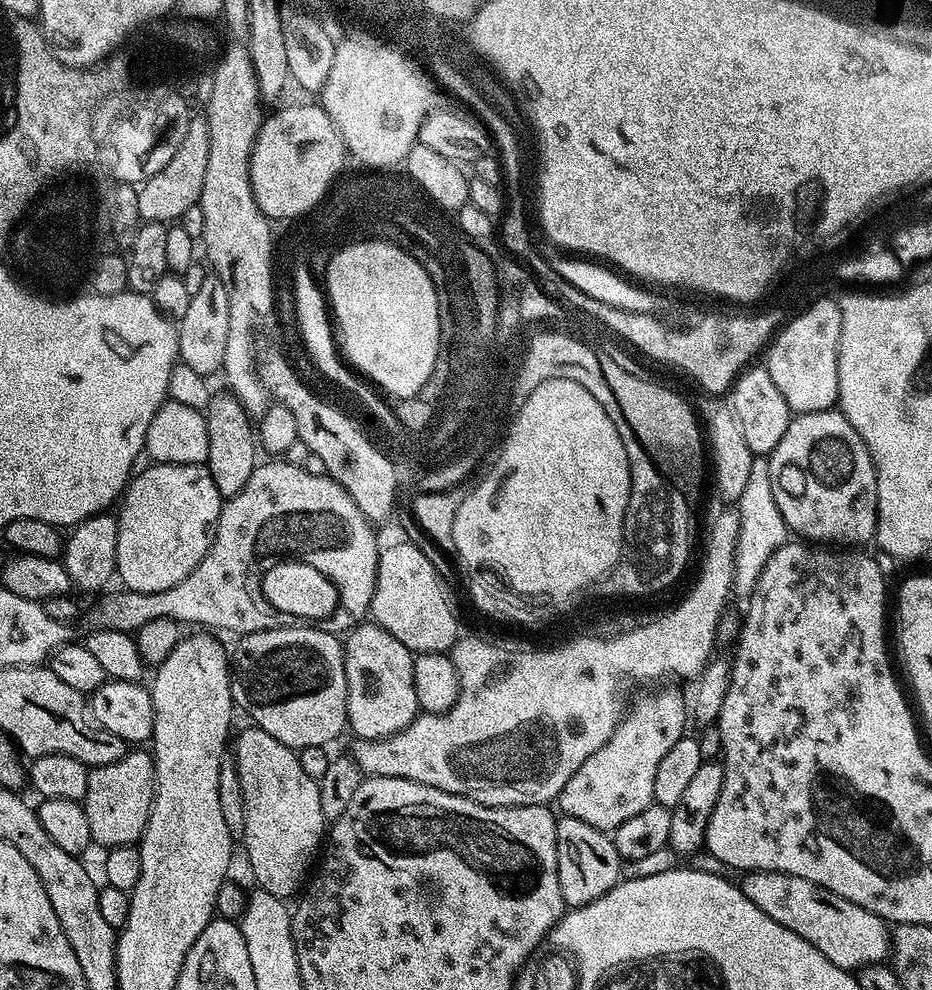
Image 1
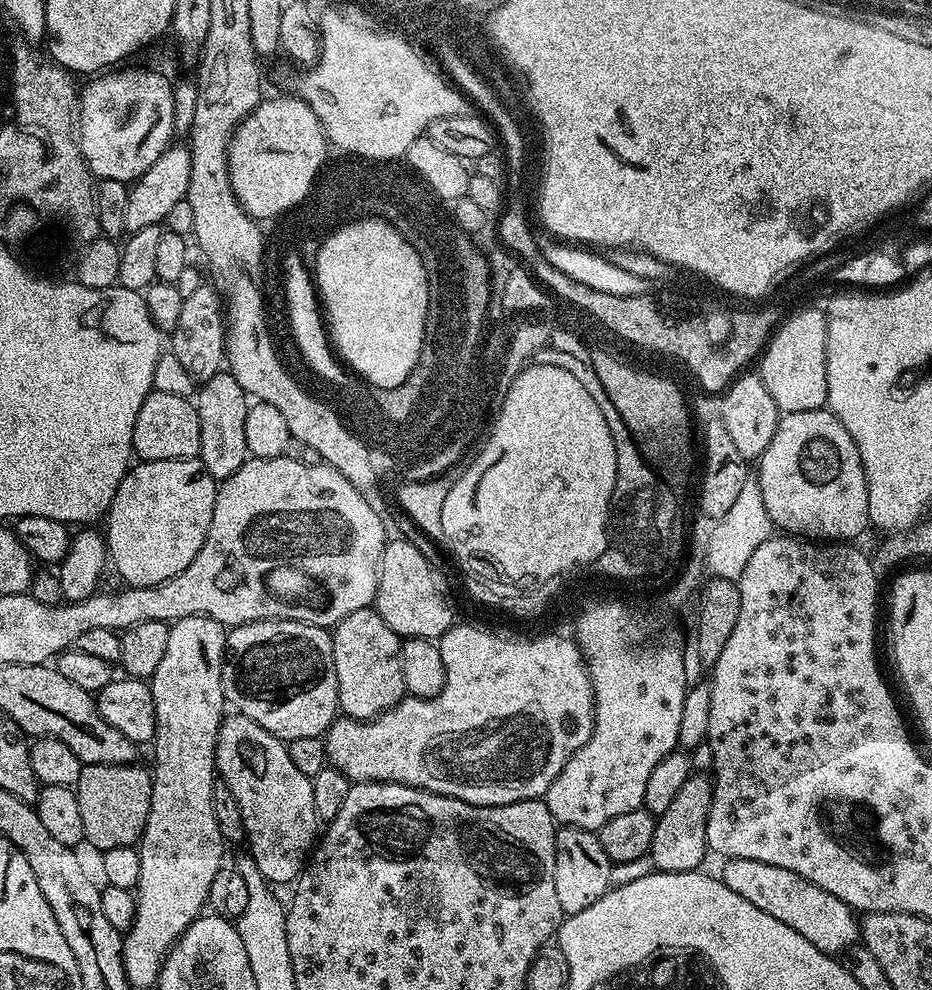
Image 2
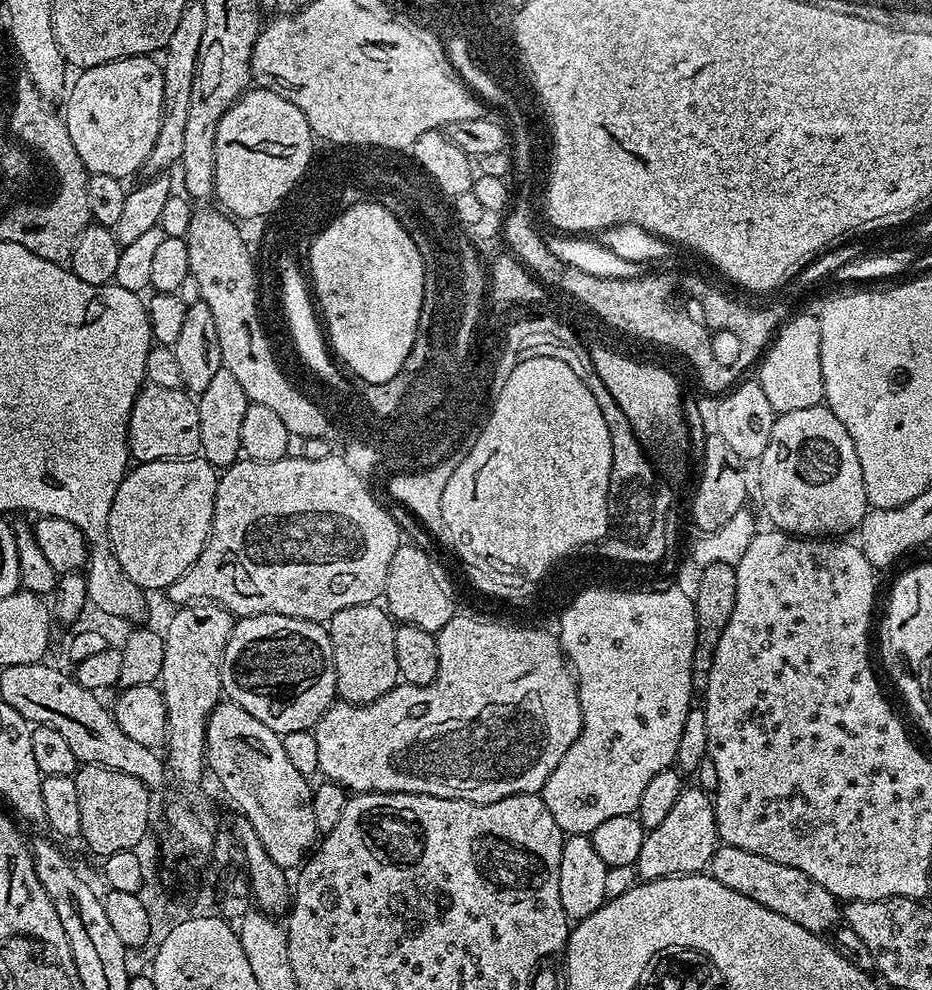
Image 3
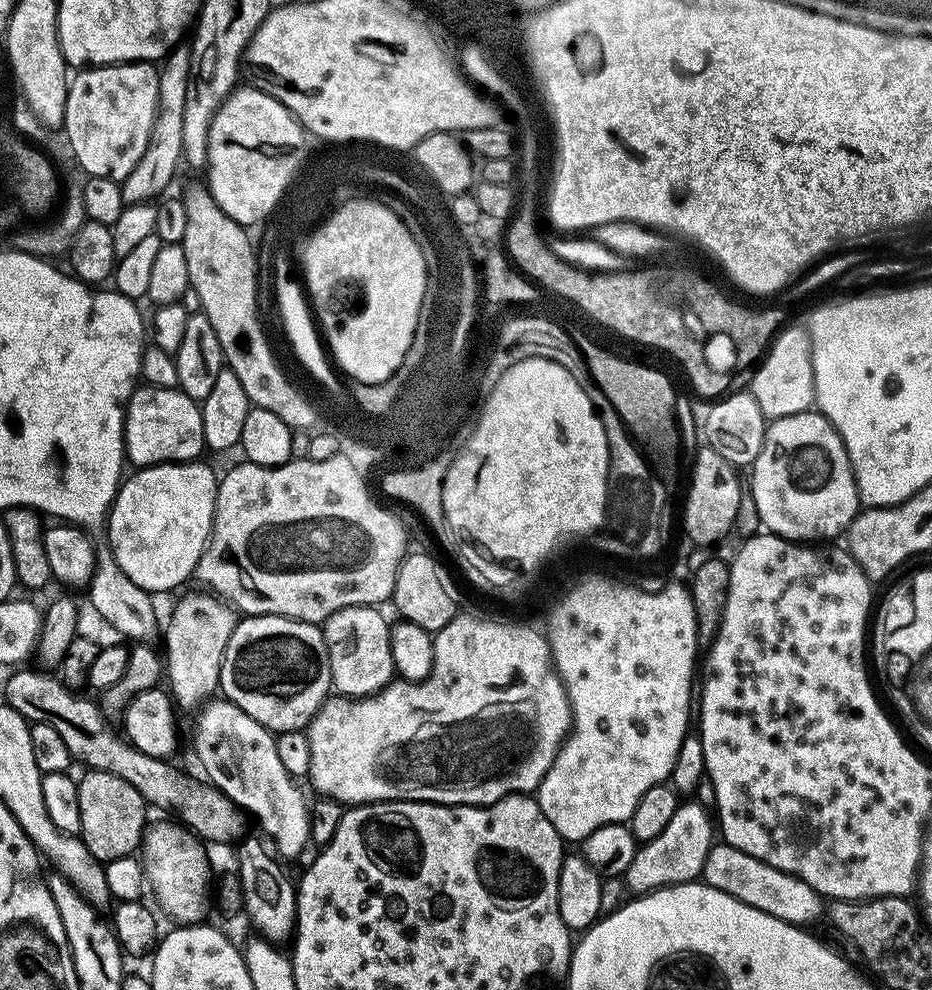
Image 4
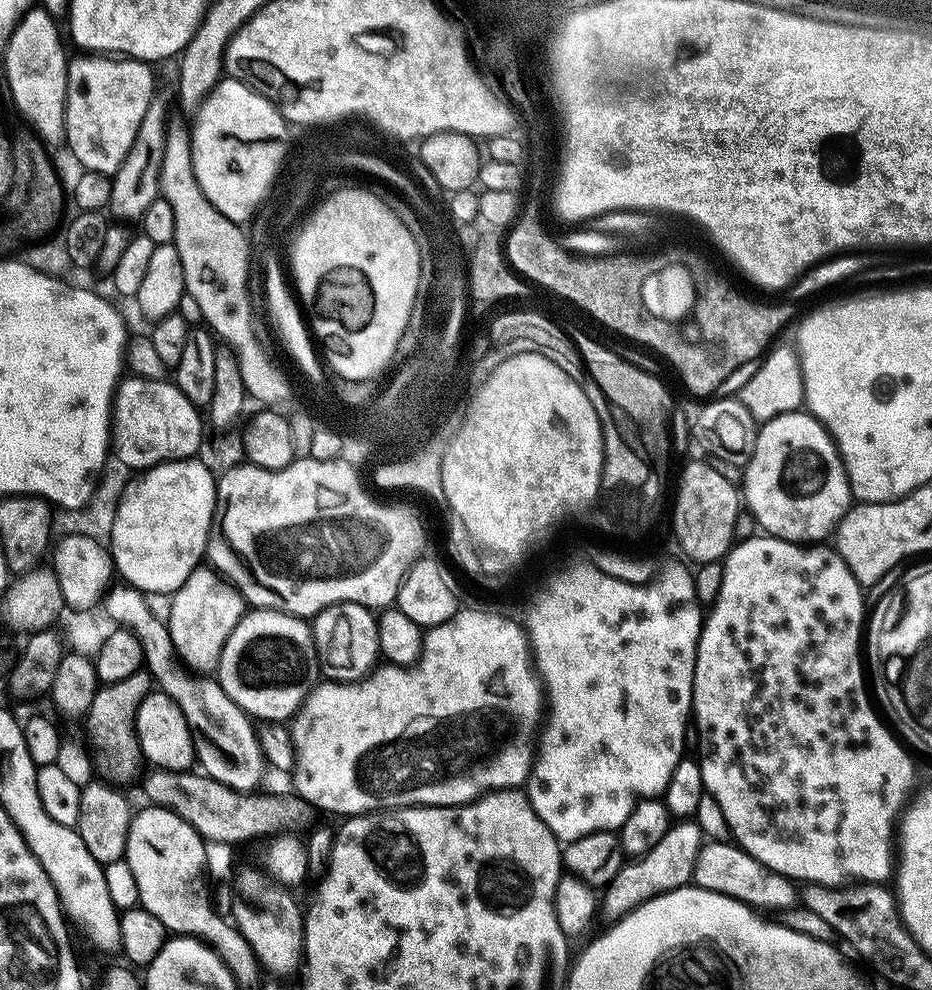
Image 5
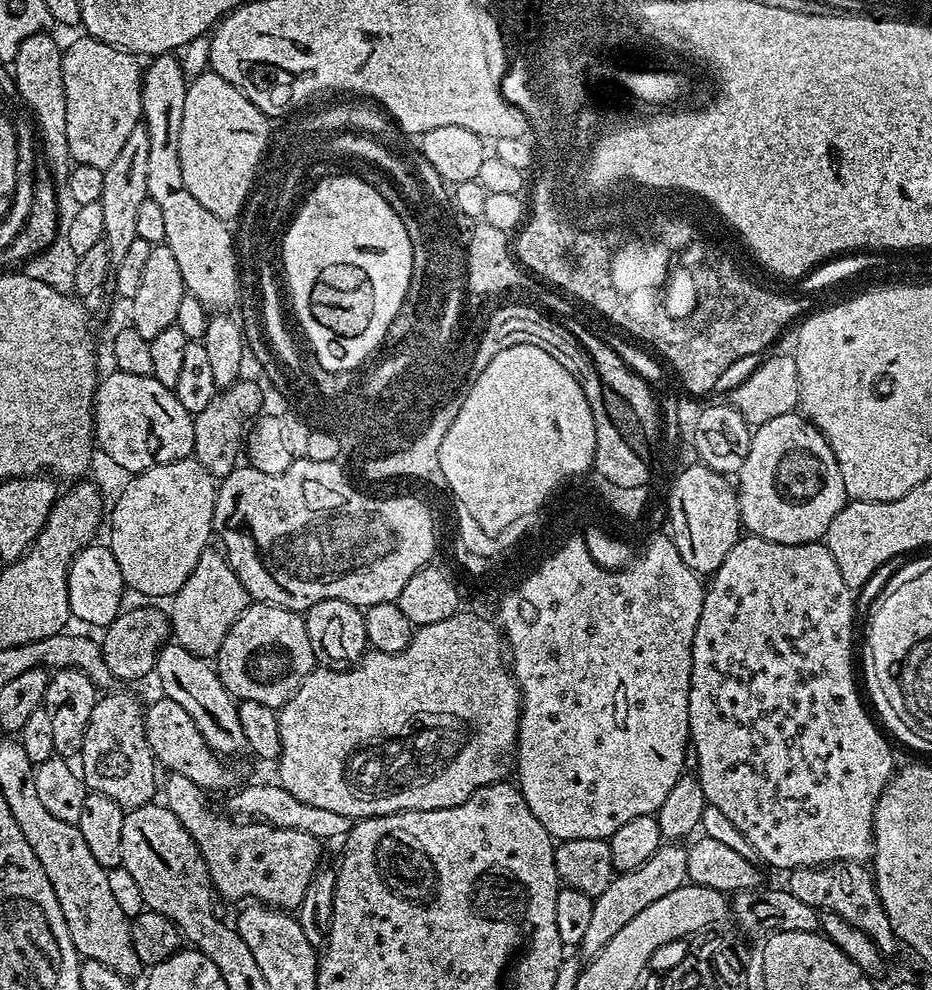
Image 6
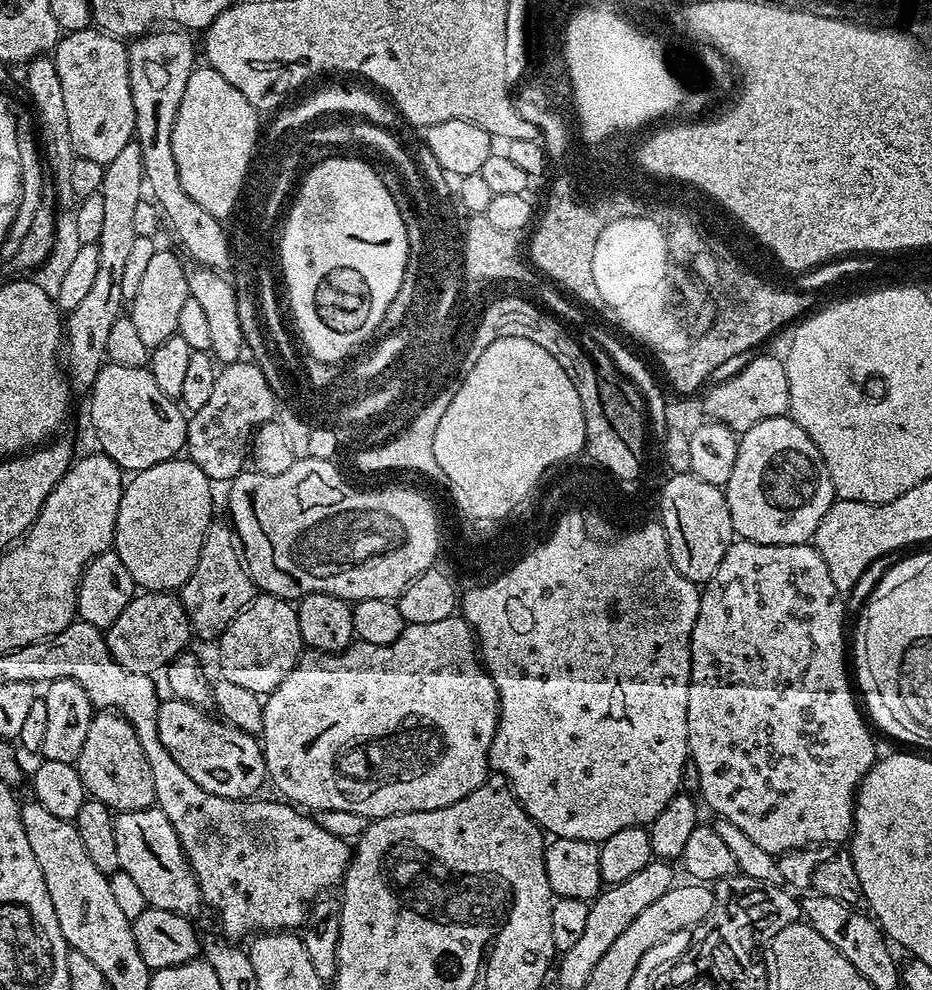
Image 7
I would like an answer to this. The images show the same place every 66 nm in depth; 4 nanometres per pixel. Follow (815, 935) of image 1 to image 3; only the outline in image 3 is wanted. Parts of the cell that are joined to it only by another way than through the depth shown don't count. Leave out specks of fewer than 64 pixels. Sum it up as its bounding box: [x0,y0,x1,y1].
[710,843,842,933]

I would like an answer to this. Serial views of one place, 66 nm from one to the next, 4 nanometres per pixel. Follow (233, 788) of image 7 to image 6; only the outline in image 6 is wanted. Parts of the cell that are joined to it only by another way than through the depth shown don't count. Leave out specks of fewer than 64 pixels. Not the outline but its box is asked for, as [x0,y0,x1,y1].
[144,698,232,790]

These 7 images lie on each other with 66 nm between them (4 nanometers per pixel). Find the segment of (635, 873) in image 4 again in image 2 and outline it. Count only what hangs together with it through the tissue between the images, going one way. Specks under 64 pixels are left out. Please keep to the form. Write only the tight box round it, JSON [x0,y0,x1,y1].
[650,775,713,872]

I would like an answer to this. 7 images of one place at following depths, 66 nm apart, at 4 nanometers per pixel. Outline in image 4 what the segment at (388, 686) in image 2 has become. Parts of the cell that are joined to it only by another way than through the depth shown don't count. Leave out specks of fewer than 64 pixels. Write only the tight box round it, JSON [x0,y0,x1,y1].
[322,604,394,698]

